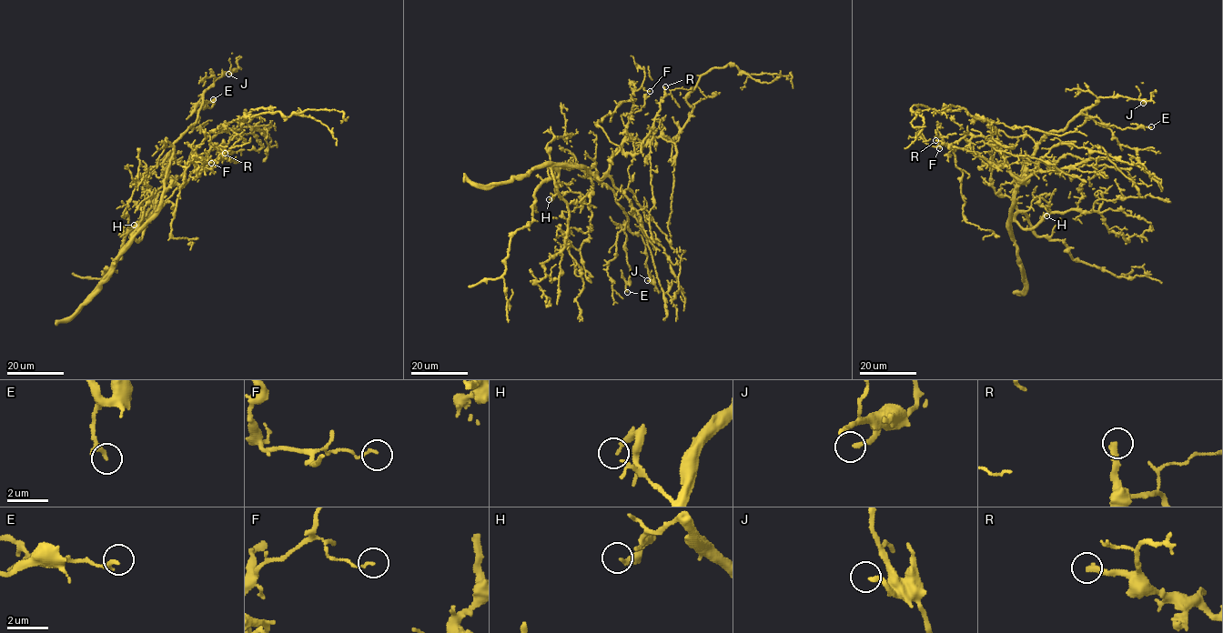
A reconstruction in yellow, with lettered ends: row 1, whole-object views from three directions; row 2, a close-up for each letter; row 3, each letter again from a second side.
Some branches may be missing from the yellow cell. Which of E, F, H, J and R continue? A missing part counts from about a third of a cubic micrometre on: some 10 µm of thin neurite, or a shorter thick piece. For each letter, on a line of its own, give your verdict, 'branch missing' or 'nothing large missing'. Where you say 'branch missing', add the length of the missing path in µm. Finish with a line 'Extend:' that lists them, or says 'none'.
E: nothing large missing
F: nothing large missing
H: nothing large missing
J: nothing large missing
R: branch missing; missing 15 µm
Extend: R

